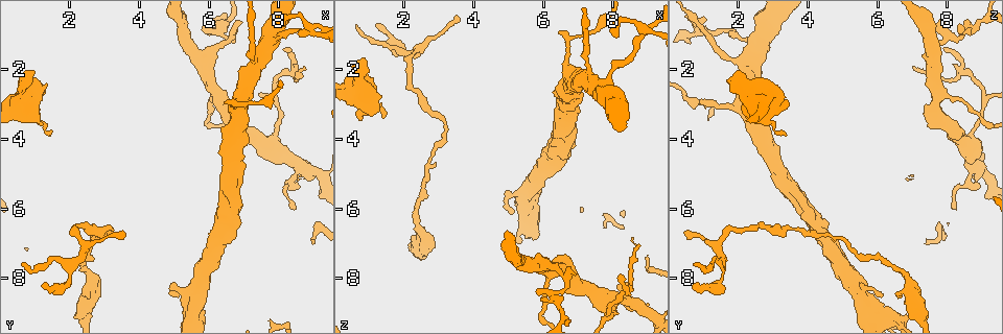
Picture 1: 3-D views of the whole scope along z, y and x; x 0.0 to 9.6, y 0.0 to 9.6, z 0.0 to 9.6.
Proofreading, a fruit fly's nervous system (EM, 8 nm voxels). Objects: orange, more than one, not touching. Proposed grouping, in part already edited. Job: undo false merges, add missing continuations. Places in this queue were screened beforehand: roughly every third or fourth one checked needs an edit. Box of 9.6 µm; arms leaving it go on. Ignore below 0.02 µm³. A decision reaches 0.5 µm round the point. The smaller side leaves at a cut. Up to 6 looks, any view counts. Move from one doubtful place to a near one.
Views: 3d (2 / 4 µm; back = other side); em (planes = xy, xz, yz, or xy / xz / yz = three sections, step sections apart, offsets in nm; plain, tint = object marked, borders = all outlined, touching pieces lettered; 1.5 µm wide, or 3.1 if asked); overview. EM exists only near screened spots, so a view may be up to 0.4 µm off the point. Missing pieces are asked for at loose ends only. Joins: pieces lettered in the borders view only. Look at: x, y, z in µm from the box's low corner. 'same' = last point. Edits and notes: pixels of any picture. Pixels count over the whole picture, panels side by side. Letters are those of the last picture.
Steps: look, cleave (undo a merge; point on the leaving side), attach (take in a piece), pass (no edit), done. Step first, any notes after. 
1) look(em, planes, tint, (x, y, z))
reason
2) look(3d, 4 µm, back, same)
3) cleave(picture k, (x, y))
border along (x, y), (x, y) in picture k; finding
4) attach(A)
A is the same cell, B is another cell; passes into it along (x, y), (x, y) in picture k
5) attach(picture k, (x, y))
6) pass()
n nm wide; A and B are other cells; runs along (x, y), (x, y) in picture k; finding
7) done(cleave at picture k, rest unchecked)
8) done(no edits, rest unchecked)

look(em, xz, step 8, borders, (0.60, 7.60, 0.75))
thin end

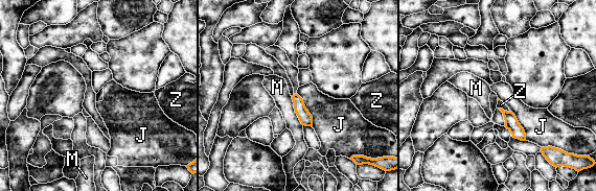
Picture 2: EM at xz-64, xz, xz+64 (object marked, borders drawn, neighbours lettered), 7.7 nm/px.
pass()
J, M and Z are other cells; border along (291, 97), (294, 112), (302, 125) in picture 2; no lettered piece goes on from it

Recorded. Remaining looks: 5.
look(3d, 2 µm, (0.90, 2.35, 1.65))
an open end

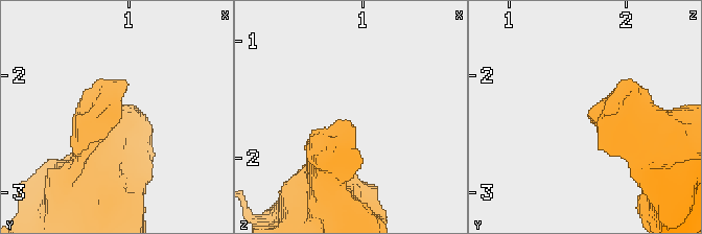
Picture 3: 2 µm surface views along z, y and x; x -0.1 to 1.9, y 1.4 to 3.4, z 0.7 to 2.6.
look(em, planes, borders, (0.88, 2.26, 1.72))

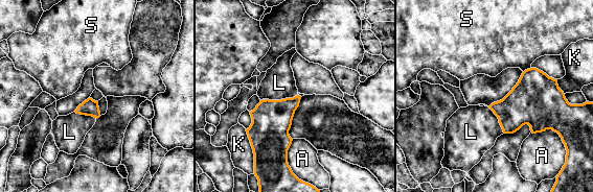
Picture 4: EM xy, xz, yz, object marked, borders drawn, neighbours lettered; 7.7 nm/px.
attach(L)
L is the same cell, A, K and S are other cells; passes into it along (271, 119), (281, 99), (279, 82) in picture 4; it goes on there

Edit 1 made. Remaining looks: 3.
look(overview)

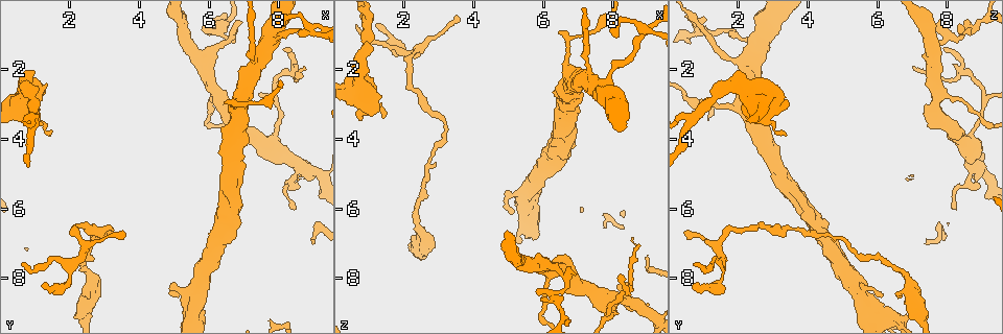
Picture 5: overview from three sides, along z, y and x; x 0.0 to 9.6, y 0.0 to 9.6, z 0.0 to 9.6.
look(em, planes, borders, (8.75, 1.90, 7.05))
branch stops here

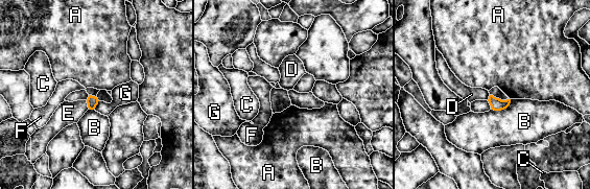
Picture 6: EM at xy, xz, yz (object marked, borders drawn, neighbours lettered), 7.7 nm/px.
pass()
90 nm wide; A, B, C, D, E, F and G are other cells; border along (490, 95), (487, 99) in picture 6; none of them fits

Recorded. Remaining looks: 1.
done(attach at picture 4, rest unchecked)

